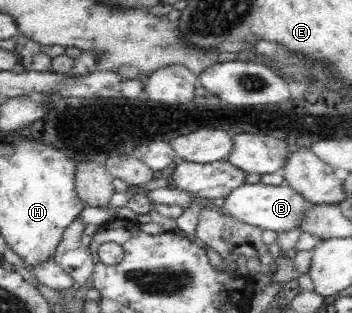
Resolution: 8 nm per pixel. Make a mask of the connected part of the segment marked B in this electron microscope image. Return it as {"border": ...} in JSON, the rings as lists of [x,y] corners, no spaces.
{"border":[[[261,182],[255,184],[243,183],[241,187],[233,189],[225,197],[221,208],[239,221],[262,230],[291,231],[291,229],[299,229],[299,225],[303,222],[303,217],[305,217],[303,213],[307,210],[307,200],[289,185],[269,186]]]}

